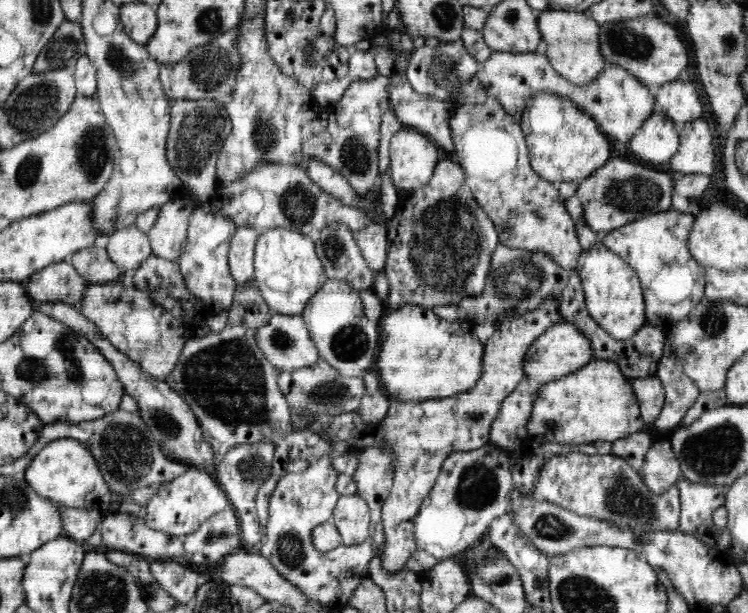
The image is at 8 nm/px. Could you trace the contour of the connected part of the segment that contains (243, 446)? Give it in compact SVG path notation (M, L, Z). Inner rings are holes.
M260 439L255 443L236 443L222 457L217 469L213 472L222 490L226 493L230 505L235 509L241 539L244 540L243 544L249 550L255 550L260 538L264 538L260 518L258 518L257 494L261 486L270 478L277 441L278 439Z

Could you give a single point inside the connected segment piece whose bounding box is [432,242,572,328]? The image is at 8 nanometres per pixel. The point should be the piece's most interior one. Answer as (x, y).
(519, 280)

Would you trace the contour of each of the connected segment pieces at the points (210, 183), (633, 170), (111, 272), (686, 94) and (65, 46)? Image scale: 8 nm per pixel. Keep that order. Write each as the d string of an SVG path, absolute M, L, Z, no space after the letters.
M178 99L171 103L170 126L166 142L166 157L188 194L210 203L216 190L215 171L218 154L231 133L226 107L216 100Z
M610 158L605 166L578 185L575 194L584 208L586 225L604 235L642 218L669 211L673 190L674 184L668 174L648 170L622 158Z
M98 243L78 250L68 260L88 284L119 282L122 271L108 256L106 244Z
M673 80L672 82L663 84L659 86L654 92L655 107L654 111L659 111L665 114L671 121L676 122L676 124L682 124L678 122L692 122L697 118L702 116L702 102L700 102L700 94L696 90L696 86L692 82L684 82L684 80Z
M65 19L38 53L31 76L43 76L68 68L74 72L77 58L84 55L86 45L81 25L78 21Z

